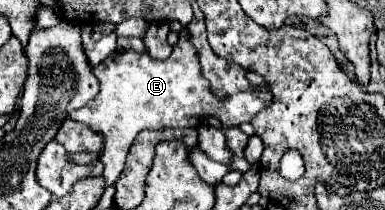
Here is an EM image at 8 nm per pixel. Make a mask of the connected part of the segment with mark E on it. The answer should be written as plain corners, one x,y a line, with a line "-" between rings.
188,28
180,30
178,40
170,58
154,60
146,52
116,50
102,64
94,68
100,80
100,92
84,108
70,114
72,120
90,126
106,138
104,152
100,156
104,164
104,186
112,186
128,154
128,148
138,132
142,130
164,130
164,128
200,128
212,126
218,130
238,128
250,122
260,110
272,102
270,92
240,92
234,96
218,98
210,92
208,80
202,76
198,52
190,40

